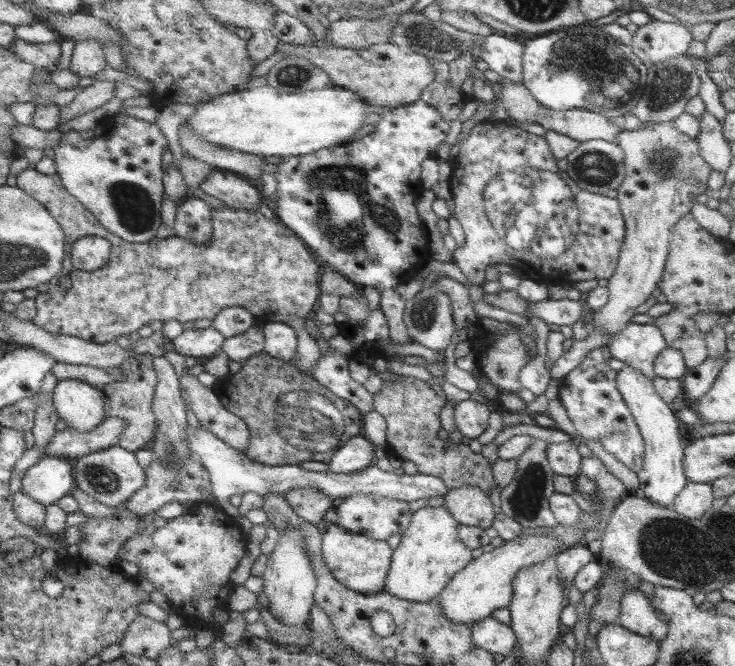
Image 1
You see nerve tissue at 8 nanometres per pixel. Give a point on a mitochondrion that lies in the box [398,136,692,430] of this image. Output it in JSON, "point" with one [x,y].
{"point":[537,225]}

